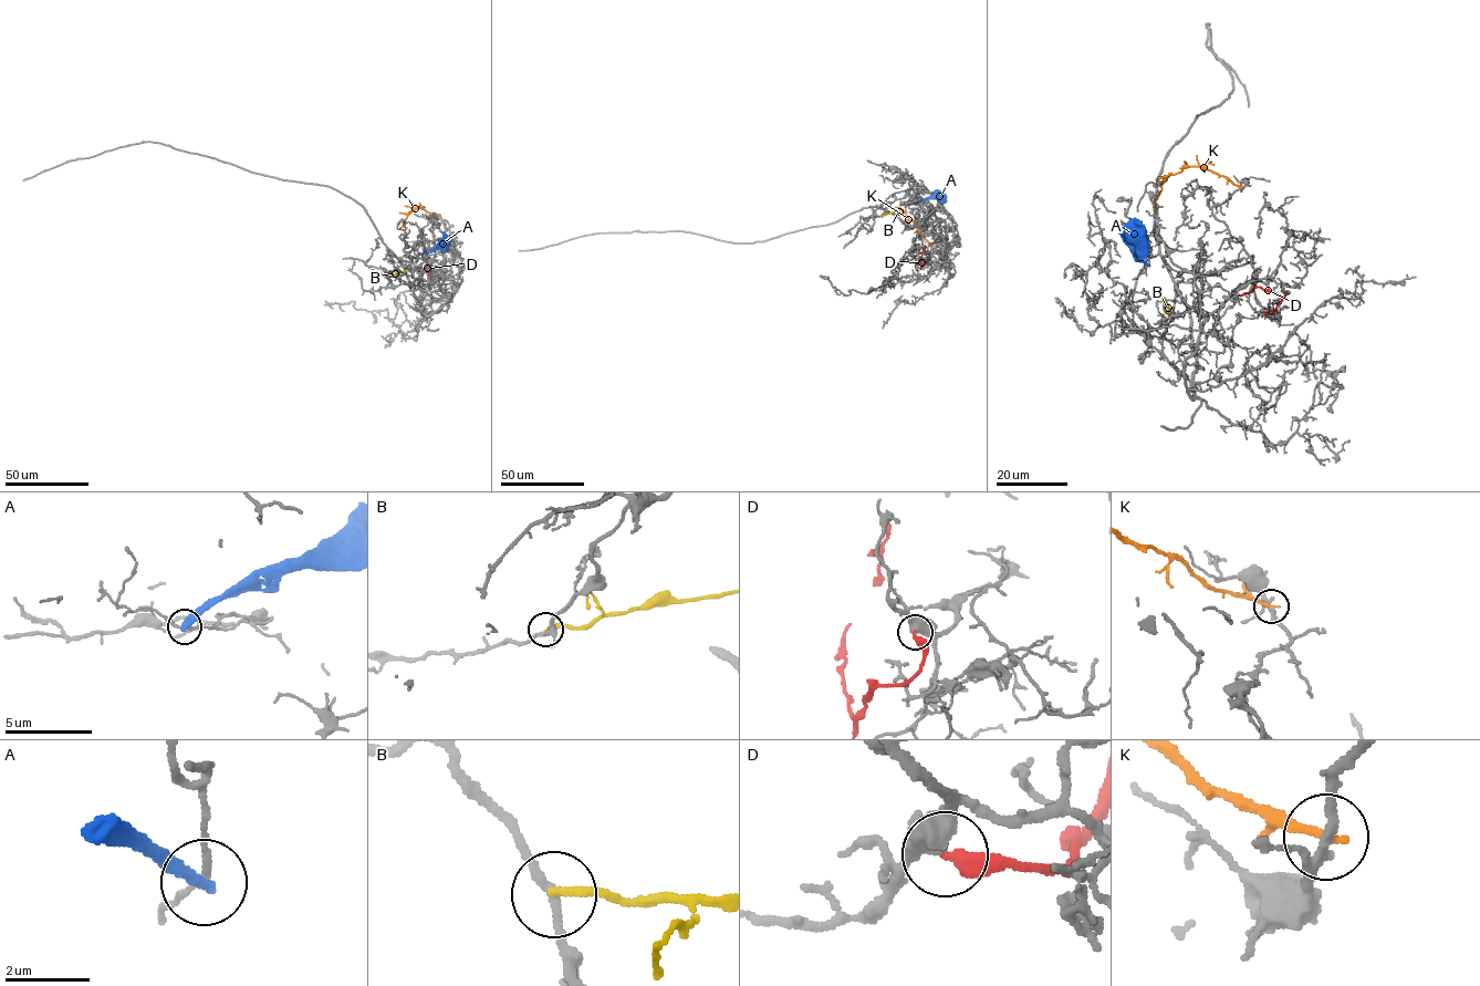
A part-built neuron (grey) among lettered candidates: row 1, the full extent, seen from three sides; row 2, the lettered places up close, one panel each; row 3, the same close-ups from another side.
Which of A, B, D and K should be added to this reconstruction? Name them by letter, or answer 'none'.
none

